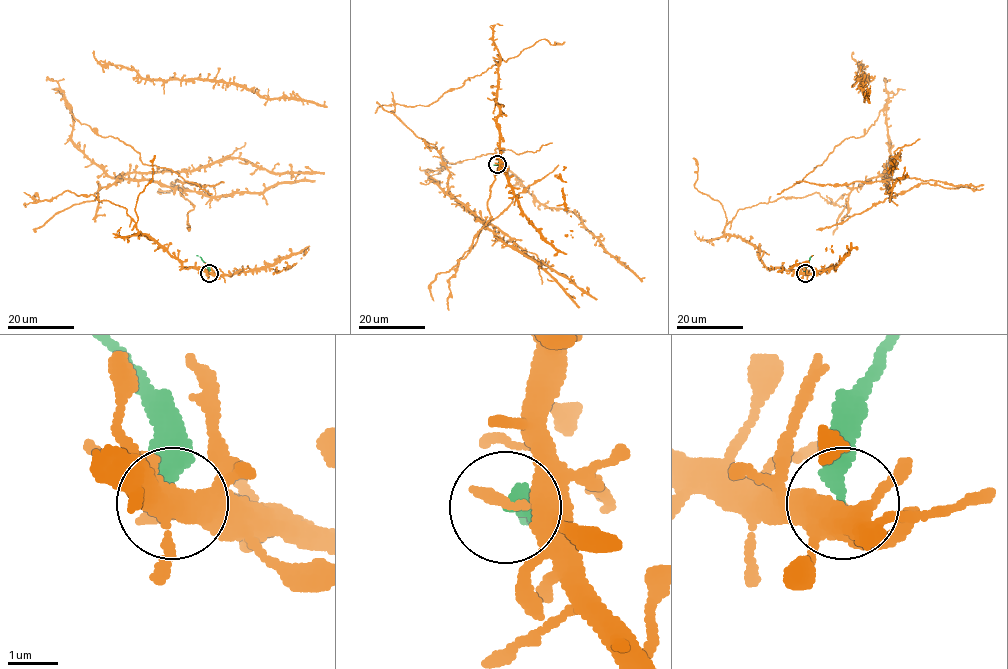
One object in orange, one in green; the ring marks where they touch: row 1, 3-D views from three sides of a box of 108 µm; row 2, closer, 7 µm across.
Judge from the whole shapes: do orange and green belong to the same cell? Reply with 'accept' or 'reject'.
reject

